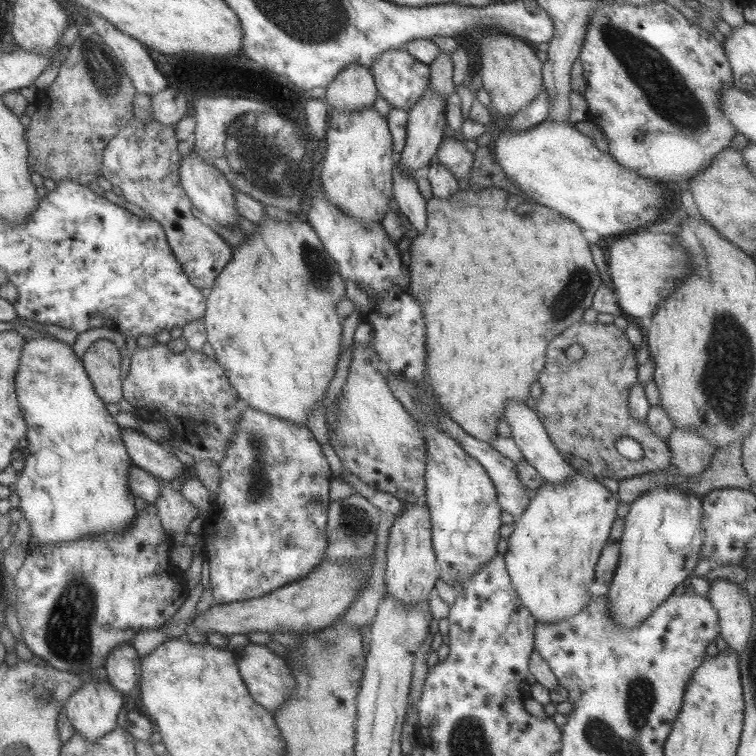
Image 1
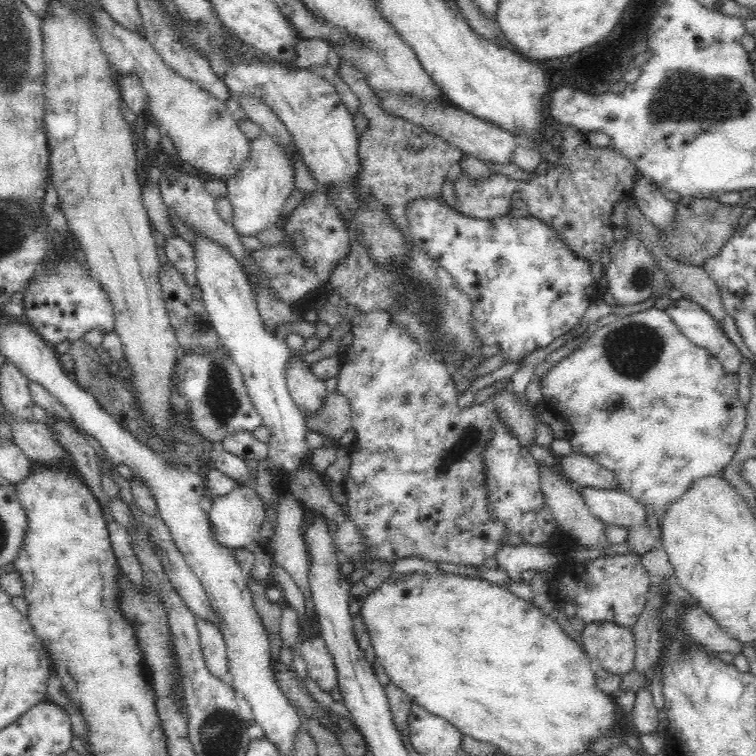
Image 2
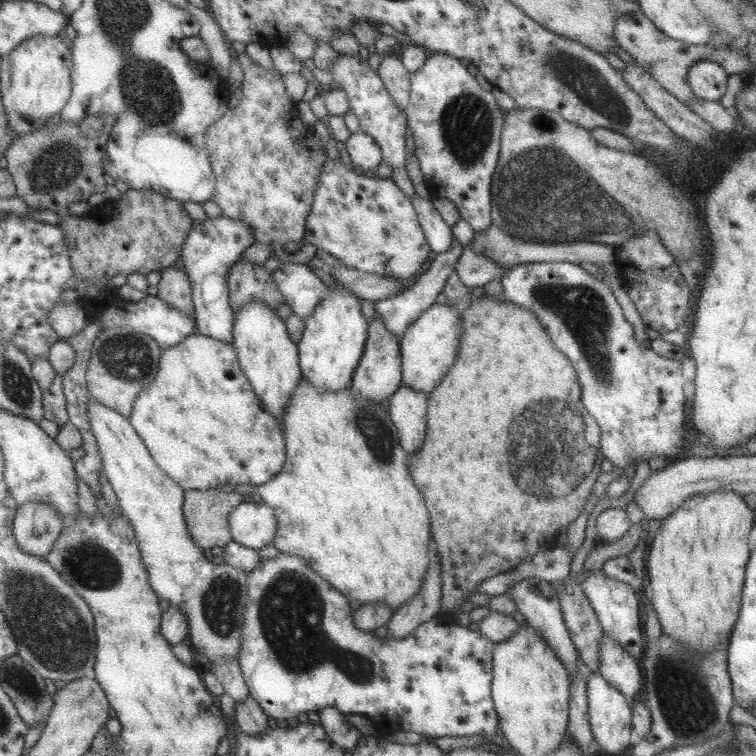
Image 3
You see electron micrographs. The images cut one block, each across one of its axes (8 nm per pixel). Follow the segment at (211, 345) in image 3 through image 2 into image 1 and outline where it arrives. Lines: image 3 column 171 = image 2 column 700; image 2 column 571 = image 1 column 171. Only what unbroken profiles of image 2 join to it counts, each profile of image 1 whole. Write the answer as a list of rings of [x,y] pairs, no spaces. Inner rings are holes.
[[[155,342],[151,347],[137,348],[130,356],[129,373],[122,380],[121,390],[123,400],[126,400],[134,408],[147,408],[149,412],[163,412],[159,418],[170,423],[173,436],[164,441],[163,446],[171,445],[190,454],[194,463],[203,460],[211,460],[215,464],[221,463],[225,457],[225,449],[233,439],[233,429],[237,425],[237,419],[243,413],[243,405],[238,398],[233,386],[231,386],[217,365],[216,358],[209,358],[202,352],[191,352],[185,349],[183,352],[171,352],[165,343]]]

